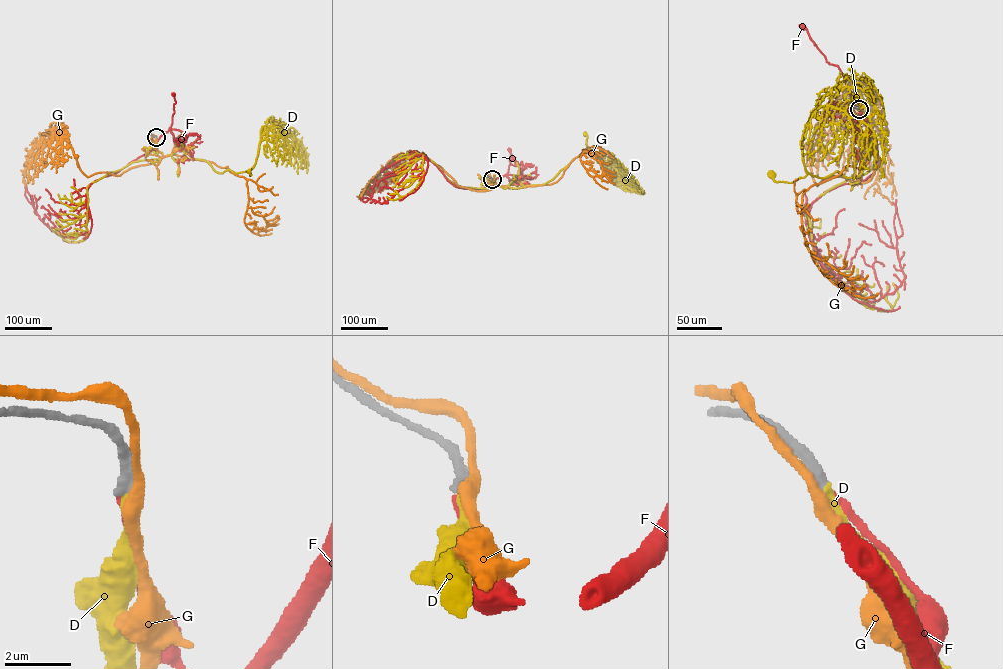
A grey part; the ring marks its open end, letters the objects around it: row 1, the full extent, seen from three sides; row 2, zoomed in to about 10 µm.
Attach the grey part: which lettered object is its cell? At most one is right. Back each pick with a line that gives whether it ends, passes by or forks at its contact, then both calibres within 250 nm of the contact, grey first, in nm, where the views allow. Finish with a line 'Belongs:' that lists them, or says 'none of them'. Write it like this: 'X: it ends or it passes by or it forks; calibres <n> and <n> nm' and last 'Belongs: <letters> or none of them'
D: it ends; calibres 440 and 260 nm
Belongs: D

